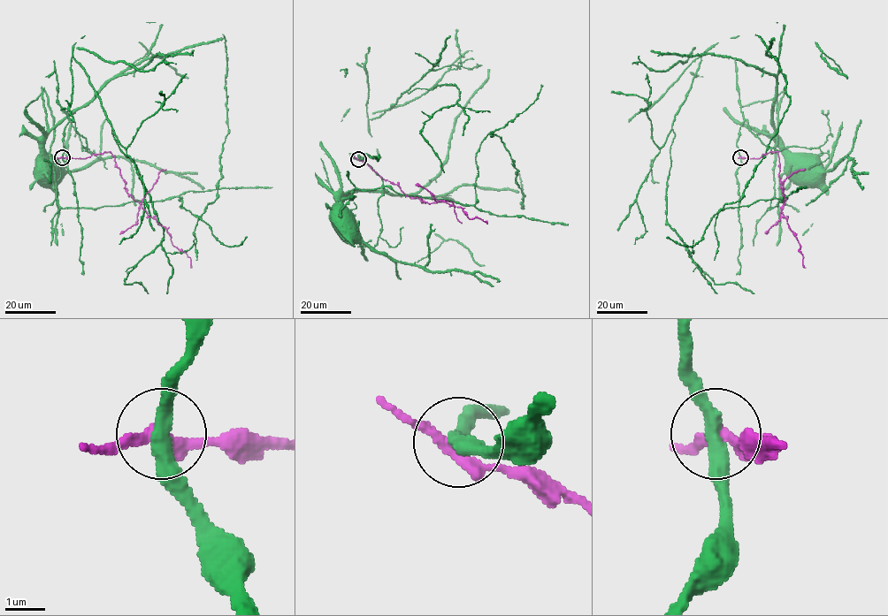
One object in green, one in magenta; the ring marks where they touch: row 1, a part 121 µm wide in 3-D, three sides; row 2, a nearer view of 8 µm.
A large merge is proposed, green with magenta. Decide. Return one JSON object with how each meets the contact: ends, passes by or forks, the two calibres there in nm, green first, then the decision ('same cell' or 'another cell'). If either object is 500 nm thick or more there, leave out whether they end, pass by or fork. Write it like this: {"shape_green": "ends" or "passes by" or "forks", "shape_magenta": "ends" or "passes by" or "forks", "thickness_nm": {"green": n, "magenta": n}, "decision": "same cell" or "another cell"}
{"shape_green": "passes by", "shape_magenta": "passes by", "thickness_nm": {"green": 360, "magenta": 280}, "decision": "another cell"}

